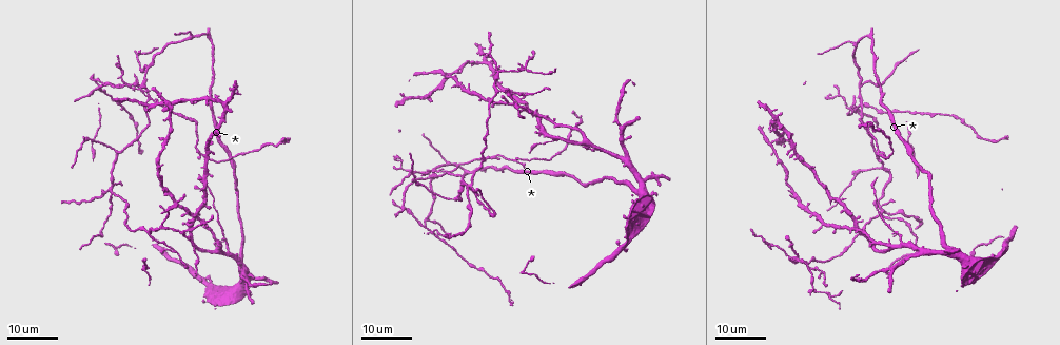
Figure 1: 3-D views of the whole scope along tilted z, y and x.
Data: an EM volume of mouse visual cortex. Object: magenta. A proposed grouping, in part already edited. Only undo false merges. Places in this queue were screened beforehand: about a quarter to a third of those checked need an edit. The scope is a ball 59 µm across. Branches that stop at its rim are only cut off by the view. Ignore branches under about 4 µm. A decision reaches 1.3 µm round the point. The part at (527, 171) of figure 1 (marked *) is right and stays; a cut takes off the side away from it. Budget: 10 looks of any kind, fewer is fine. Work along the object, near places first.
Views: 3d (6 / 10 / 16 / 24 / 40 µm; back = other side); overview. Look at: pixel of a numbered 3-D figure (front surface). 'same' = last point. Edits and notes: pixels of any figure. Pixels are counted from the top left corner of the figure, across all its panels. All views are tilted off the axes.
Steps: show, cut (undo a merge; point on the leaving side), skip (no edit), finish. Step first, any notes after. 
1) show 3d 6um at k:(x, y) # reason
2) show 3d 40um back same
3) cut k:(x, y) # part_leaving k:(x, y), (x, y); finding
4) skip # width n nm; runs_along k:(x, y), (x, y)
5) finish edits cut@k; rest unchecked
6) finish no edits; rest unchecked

show 3d 16um at 1:(228, 251) # small branch off a trunk

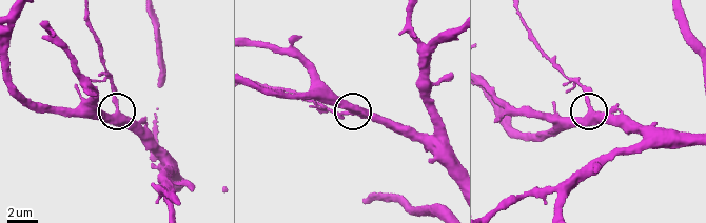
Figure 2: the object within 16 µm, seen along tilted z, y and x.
show 3d 10um at 2:(115, 112)

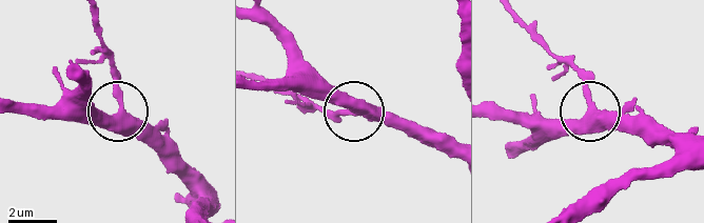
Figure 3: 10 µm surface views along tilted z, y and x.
show 3d 6um at 3:(122, 114)

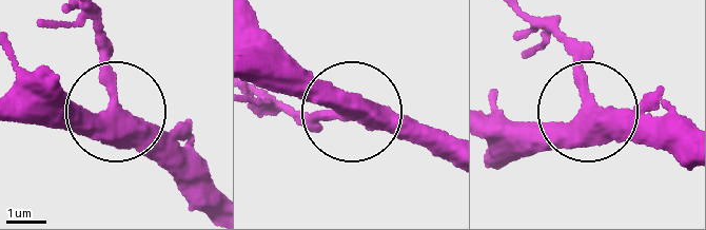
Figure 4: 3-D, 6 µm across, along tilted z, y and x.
skip # arms 3; runs_along 4:(448, 153), (361, 117), (320, 125), (275, 112); one neuron here

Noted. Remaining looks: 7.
show 3d 24um at 1:(526, 94) # three-way junction

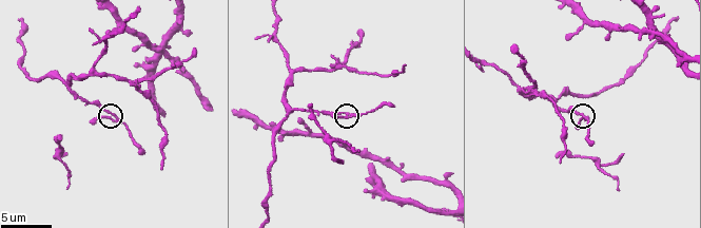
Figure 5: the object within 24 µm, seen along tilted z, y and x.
show 3d 10um at 5:(348, 117)

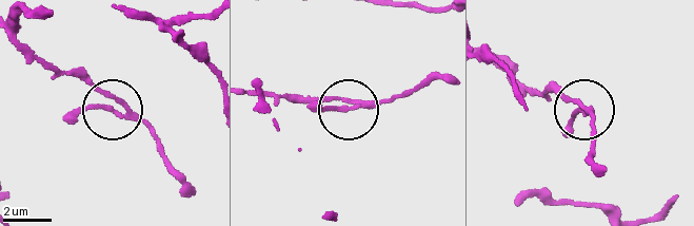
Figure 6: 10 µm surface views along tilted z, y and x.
show 3d 10um back at 6:(109, 107)

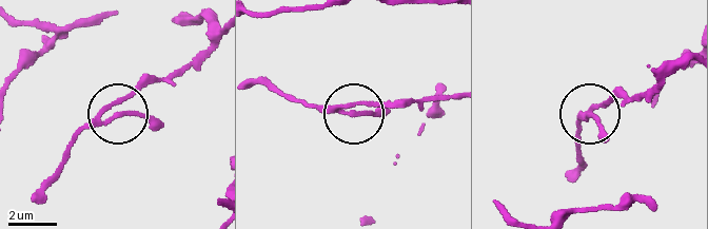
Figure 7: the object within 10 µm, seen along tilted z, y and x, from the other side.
skip # side_arm 5 um; runs_along 7:(655, 78), (647, 91), (613, 92), (576, 126); all the same neuron

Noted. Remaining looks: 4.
show 3d 10um at 5:(337, 66) # four arms meet

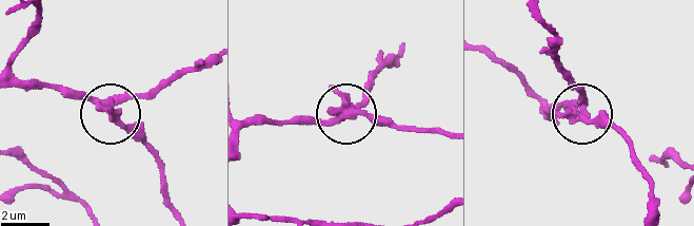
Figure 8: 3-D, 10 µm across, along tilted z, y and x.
skip # side_arm 8 um; all the same neuron

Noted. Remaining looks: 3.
show 3d 16um at 1:(148, 98)

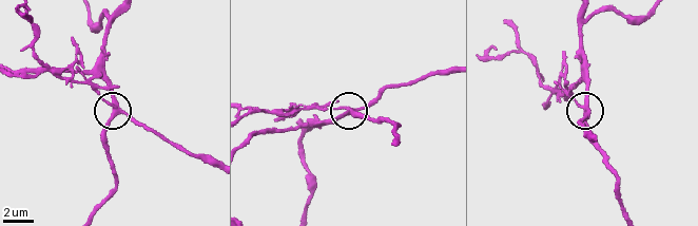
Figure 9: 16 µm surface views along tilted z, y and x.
show 3d 6um at 9:(118, 113)

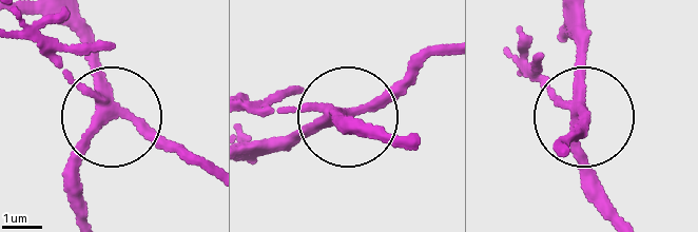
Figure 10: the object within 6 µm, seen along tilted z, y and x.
cut 10:(58, 64) # arms 4; a second neuron is stuck on

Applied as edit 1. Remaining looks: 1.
finish edits cut@10; rest unchecked

